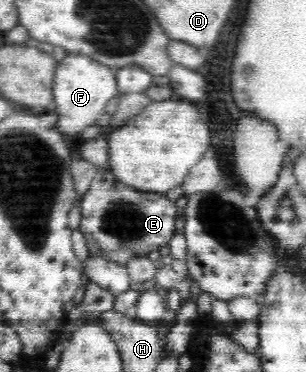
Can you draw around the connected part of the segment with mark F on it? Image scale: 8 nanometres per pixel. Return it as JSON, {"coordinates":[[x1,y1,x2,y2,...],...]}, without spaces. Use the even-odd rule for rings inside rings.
{"coordinates":[[68,54,64,60,60,60,55,68,53,78,53,100,56,102,55,114,58,115,56,128,62,136,76,136,90,125,94,125,100,115,104,114,106,104,110,98,118,96,118,81,116,81,115,69,94,60,94,57,82,56,82,54]]}

